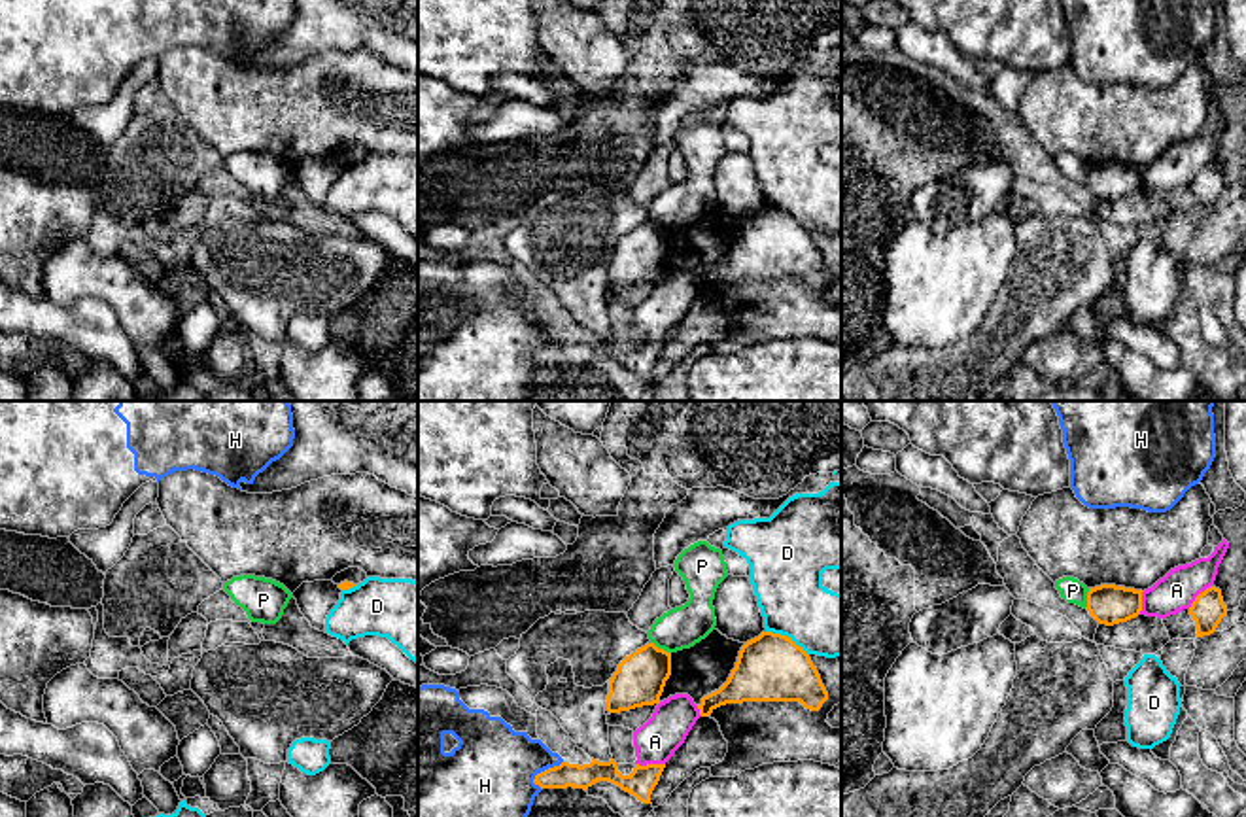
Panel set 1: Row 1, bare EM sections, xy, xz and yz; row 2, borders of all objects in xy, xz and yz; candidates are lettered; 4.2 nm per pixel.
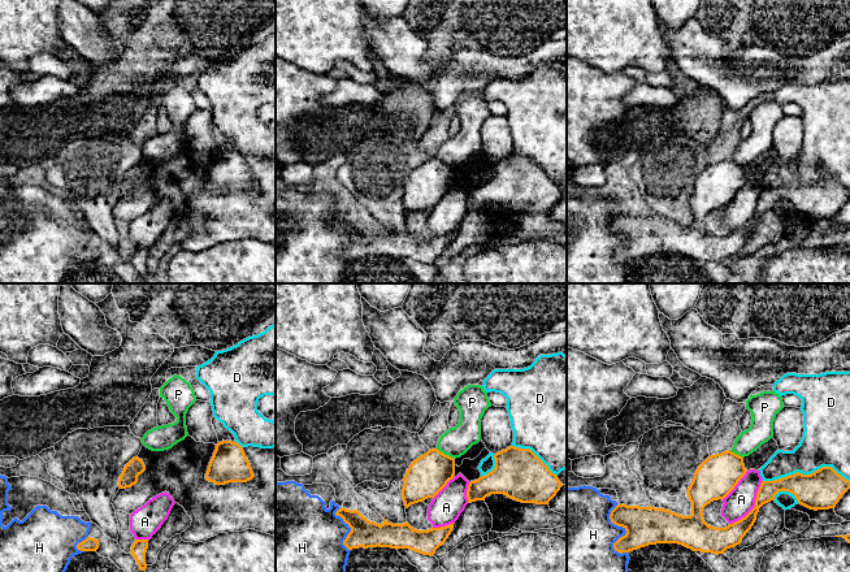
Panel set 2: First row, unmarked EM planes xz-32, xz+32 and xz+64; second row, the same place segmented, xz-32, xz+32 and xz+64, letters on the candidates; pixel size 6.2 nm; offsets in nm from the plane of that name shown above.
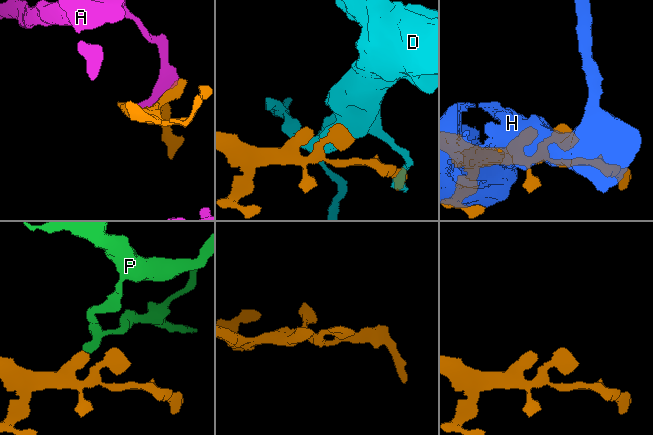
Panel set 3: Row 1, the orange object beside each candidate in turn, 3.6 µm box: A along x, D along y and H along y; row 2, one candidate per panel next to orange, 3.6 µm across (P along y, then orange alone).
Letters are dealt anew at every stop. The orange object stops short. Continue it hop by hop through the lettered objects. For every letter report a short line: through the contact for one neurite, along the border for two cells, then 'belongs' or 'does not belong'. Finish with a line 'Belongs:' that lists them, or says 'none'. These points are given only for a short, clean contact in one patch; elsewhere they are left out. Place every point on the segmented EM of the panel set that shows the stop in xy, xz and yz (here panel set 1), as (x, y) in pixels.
A: does not belong
D: does not belong
H: does not belong
P: line xz (651, 642), (670, 653); does not belong
Belongs: none

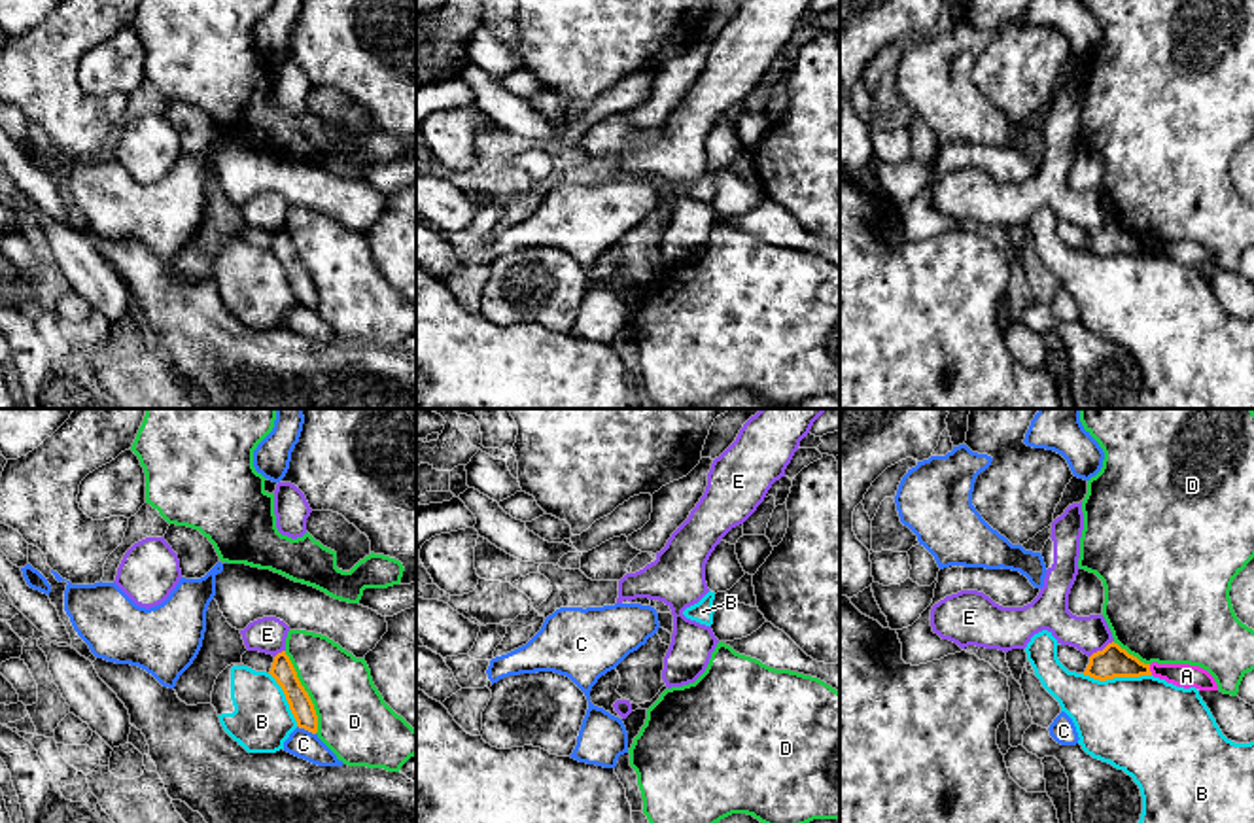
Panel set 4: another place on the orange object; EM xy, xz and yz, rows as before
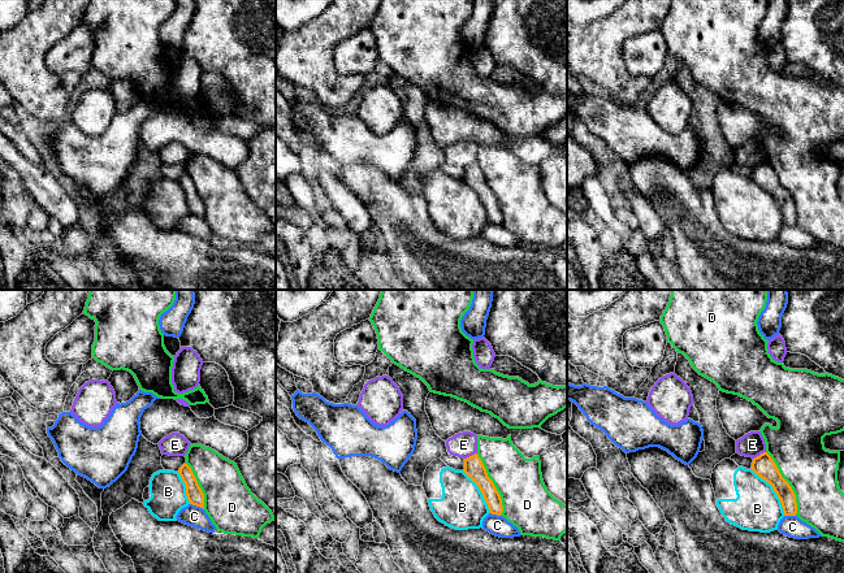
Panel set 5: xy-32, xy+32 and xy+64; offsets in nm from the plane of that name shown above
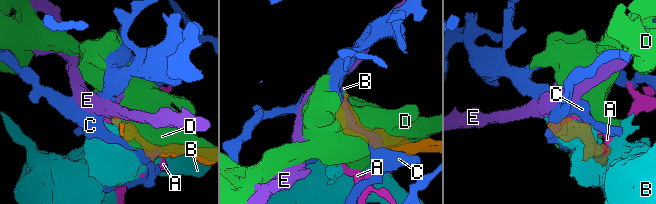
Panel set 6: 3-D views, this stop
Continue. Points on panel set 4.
A: line yz (1149, 665), (1152, 674); does not belong
B: does not belong
C: does not belong
D: does not belong
E: line yz (1113, 640), (1090, 657); does not belong
Belongs: none

